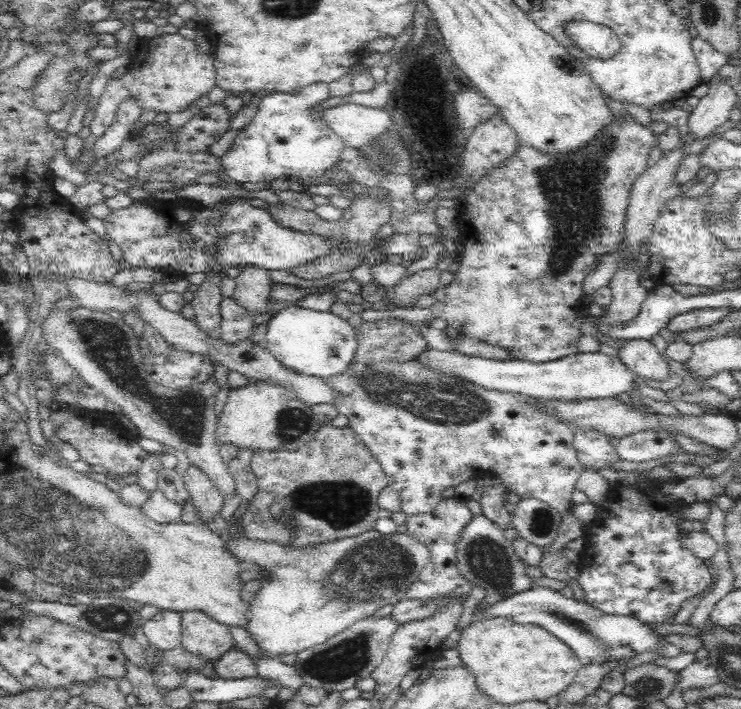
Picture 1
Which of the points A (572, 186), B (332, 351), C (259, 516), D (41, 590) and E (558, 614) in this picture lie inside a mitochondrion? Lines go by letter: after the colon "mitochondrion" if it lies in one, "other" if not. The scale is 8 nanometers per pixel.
A: mitochondrion
B: mitochondrion
C: mitochondrion
D: mitochondrion
E: mitochondrion

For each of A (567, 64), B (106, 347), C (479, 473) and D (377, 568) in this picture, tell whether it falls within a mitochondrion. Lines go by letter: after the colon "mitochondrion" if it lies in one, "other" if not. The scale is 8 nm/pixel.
A: other
B: mitochondrion
C: other
D: mitochondrion

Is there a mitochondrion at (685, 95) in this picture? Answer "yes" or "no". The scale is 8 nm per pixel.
no

